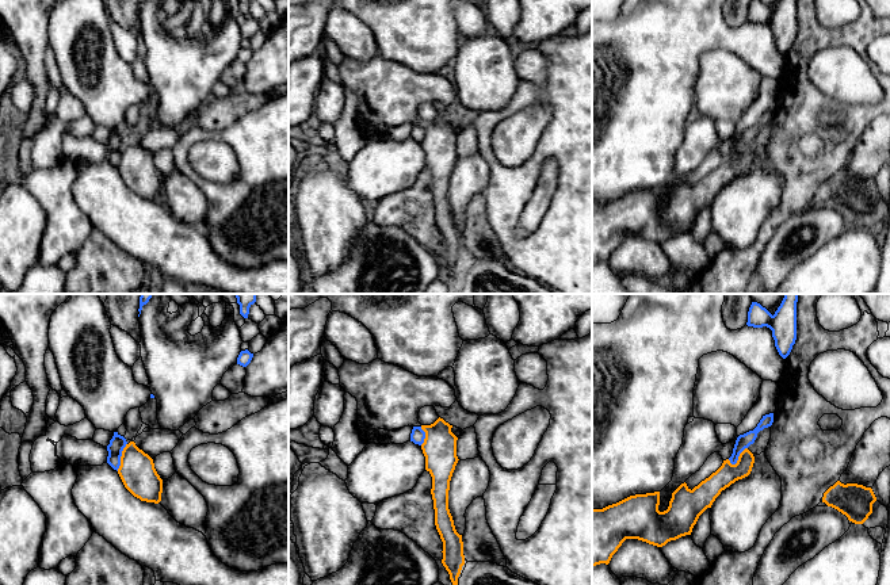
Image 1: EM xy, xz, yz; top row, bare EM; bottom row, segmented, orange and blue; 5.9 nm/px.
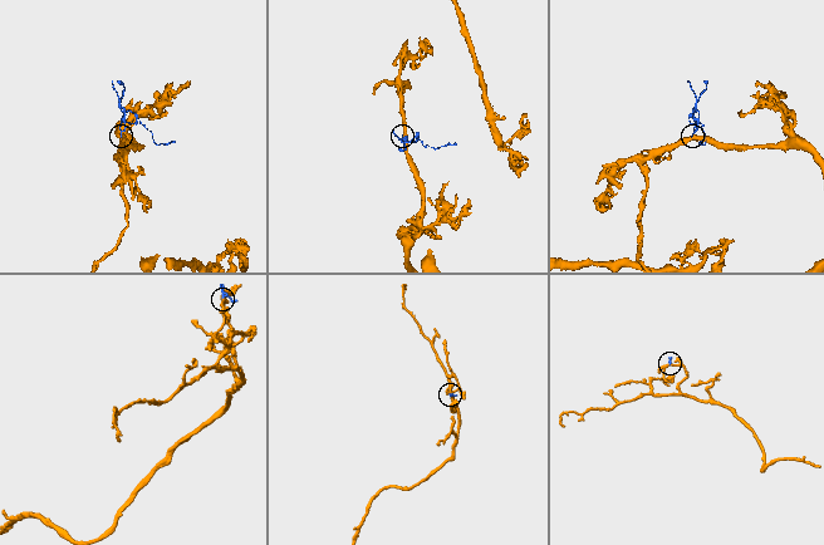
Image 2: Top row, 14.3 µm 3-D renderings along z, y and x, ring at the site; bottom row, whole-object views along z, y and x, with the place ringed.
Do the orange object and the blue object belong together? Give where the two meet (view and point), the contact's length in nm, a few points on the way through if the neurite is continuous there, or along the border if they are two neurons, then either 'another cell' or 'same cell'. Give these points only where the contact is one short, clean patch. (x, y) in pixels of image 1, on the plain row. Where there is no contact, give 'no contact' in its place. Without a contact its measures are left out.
contact xy (121, 153); length 180 nm; border xy (126, 140), (121, 161), (117, 167); another cell

